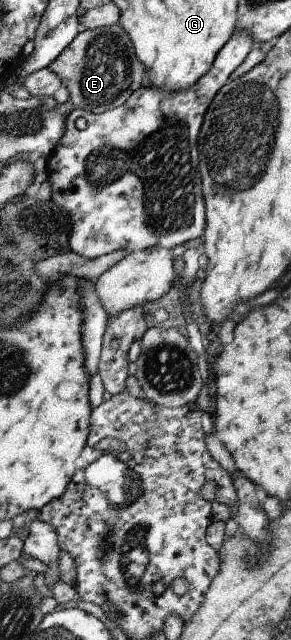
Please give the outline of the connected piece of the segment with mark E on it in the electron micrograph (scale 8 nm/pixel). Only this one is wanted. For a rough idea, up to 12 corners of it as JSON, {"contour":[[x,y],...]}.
{"contour":[[118,22],[79,29],[48,67],[72,105],[100,113],[144,85]]}

